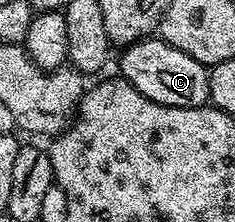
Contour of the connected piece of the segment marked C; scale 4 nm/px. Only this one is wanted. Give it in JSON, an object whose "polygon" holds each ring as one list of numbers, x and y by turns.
{"polygon":[[159,37,139,39,129,47,123,48,119,54,119,74,152,101,171,107,202,107,209,102,209,68,203,63,194,61,194,57,174,49,163,39]]}

